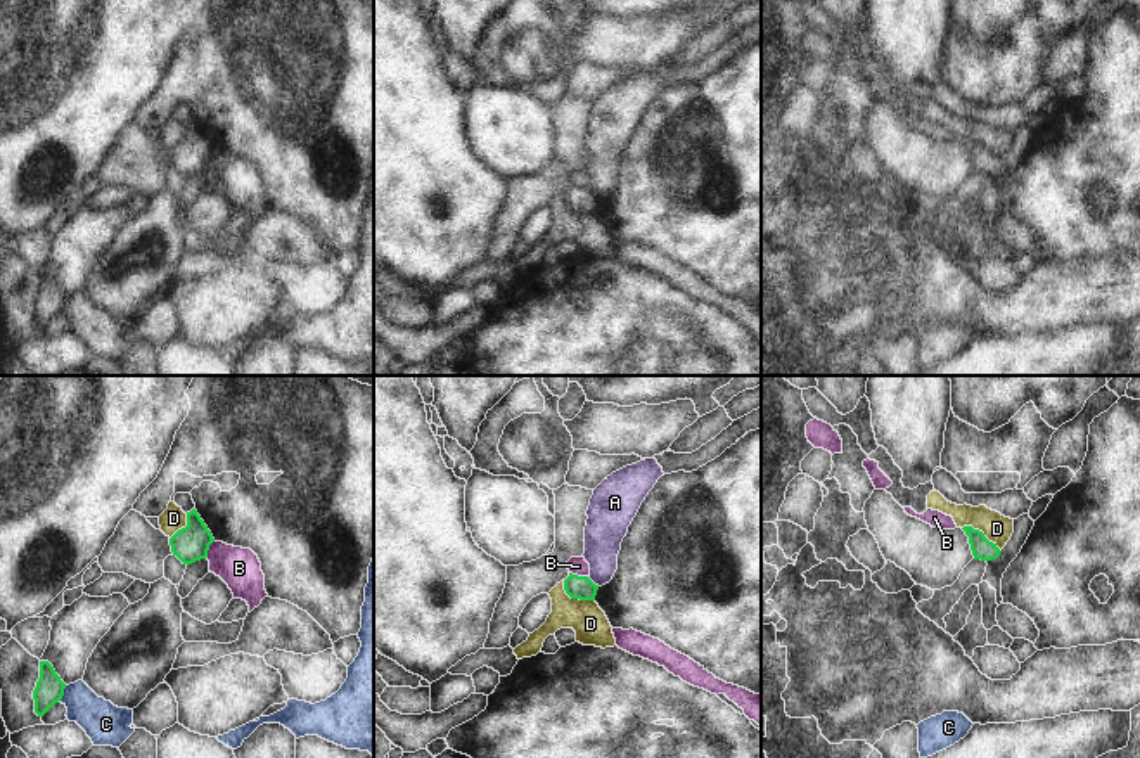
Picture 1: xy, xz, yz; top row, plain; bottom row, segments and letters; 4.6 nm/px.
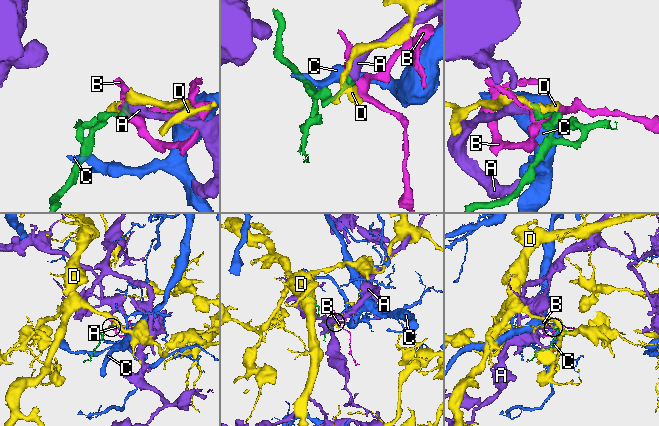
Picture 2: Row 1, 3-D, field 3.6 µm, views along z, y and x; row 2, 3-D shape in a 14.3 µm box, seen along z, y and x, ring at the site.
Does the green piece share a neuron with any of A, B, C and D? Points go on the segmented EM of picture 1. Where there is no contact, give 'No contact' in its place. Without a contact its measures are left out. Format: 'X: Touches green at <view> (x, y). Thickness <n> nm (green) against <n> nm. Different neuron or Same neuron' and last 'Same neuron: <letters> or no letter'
A: Touches green at xz (592, 582). Thickness 110 nm (green) against 190 nm. Different neuron
B: Touches green at xz (580, 577). Thickness 110 nm (green) against 80 nm. Different neuron
C: Touches green at xy (63, 693). Thickness 130 nm (green) against 190 nm. Different neuron
D: Touches green at yz (981, 532). Thickness 100 nm (green) against 140 nm. Different neuron
Same neuron: no letter.

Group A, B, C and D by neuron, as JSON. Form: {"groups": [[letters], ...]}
{"groups": [["A"], ["B"], ["C"], ["D"]]}

